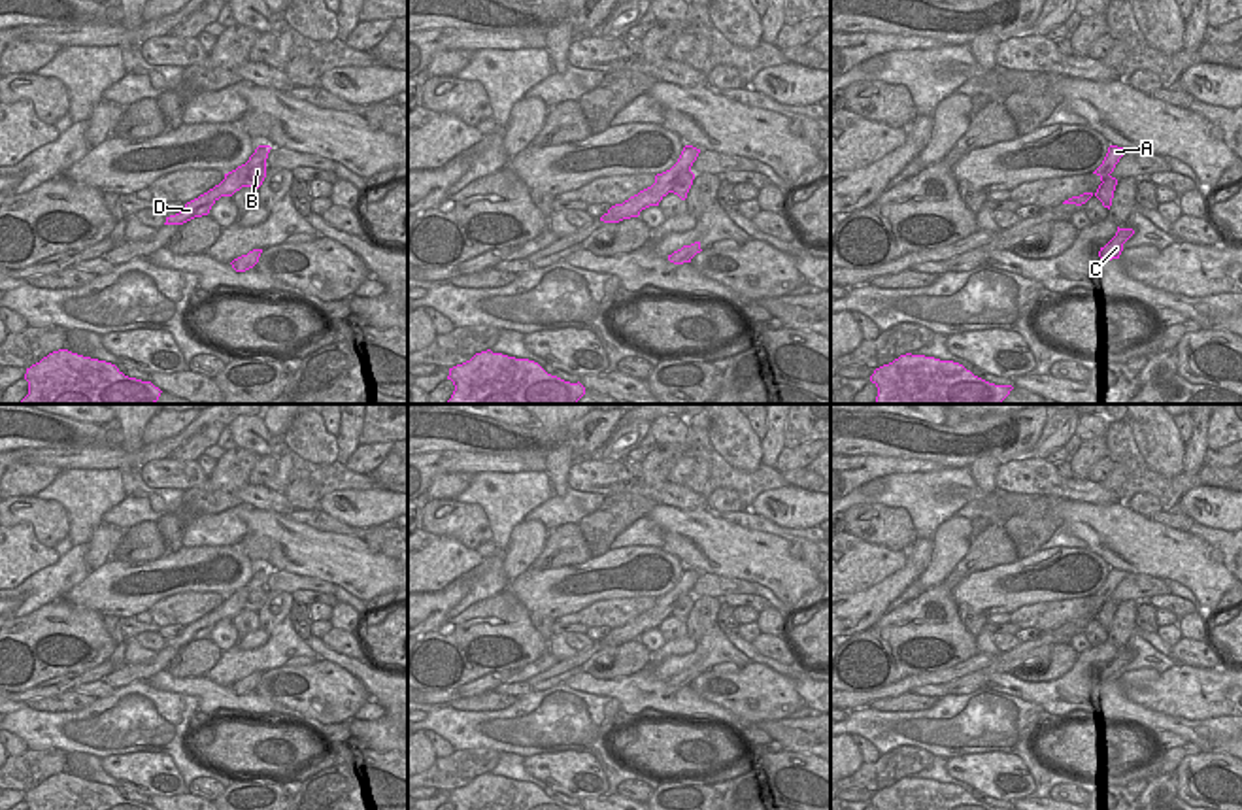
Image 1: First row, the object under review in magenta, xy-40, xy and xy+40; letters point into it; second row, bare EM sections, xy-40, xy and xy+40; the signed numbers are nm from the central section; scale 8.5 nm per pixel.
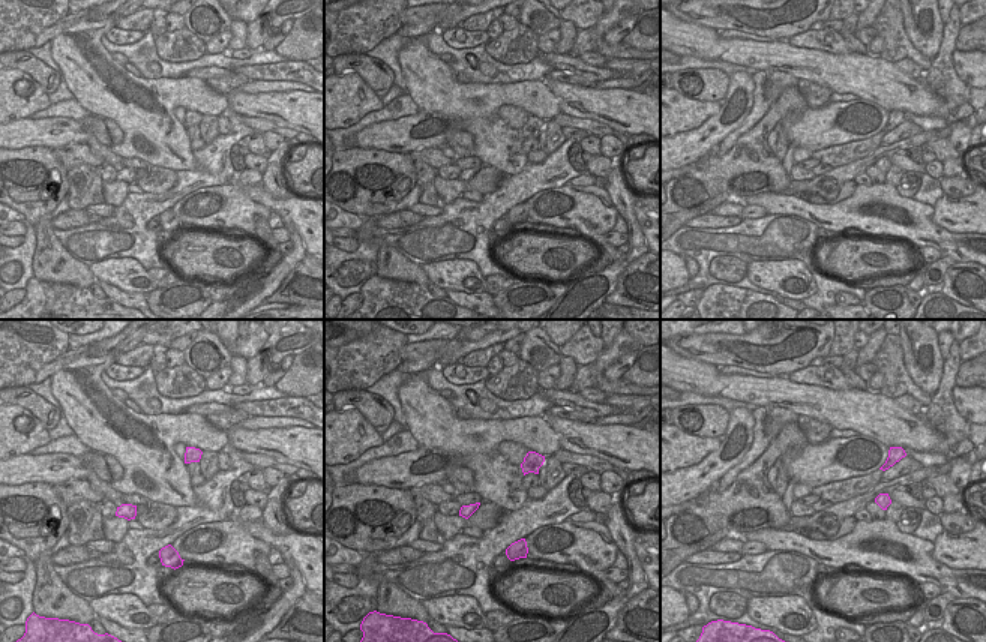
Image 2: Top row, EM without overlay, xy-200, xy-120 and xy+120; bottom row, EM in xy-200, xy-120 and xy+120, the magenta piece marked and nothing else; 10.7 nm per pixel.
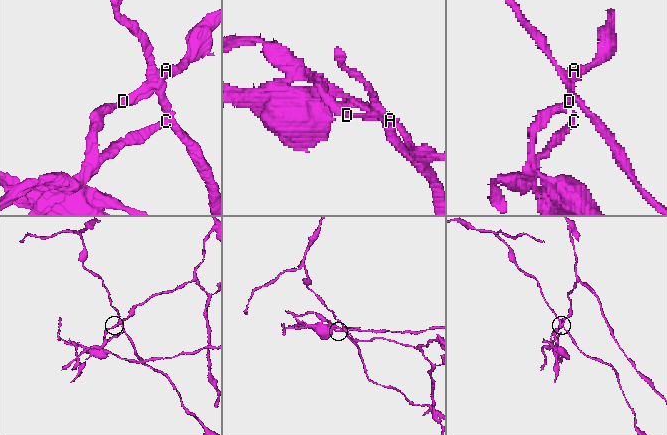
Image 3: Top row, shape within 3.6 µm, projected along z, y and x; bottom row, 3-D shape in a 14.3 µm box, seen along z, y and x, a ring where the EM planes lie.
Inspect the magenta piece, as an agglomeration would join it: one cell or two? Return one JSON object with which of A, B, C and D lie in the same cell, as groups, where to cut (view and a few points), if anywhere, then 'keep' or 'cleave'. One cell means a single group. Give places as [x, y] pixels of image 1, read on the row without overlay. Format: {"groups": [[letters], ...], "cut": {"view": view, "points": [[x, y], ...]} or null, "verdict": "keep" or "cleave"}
{"groups": [["A", "C", "D"], ["B"]], "cut": {"view": "xy-40", "points": [[242, 588], [248, 591], [248, 608]]}, "verdict": "cleave"}

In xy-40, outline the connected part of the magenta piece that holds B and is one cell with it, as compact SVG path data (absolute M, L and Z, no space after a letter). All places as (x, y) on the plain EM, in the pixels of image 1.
M251 578L249 583L242 589L249 591L245 608L257 614L266 600L266 585L259 578Z

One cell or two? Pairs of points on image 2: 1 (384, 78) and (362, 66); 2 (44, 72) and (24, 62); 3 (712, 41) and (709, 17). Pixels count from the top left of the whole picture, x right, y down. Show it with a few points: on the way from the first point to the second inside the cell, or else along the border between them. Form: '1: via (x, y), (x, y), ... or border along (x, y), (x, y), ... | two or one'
1: via (378, 77), (368, 69) | one
2: via (39, 72), (29, 63) | one
3: border along (677, 17), (715, 30) | two

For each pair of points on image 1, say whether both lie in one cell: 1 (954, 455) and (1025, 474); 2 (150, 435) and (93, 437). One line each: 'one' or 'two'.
1: two
2: one

